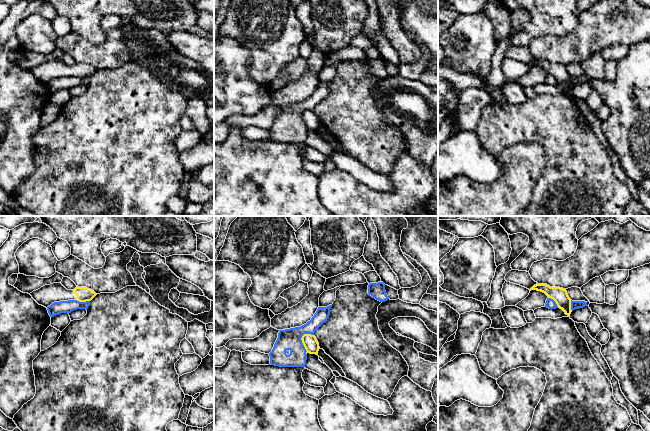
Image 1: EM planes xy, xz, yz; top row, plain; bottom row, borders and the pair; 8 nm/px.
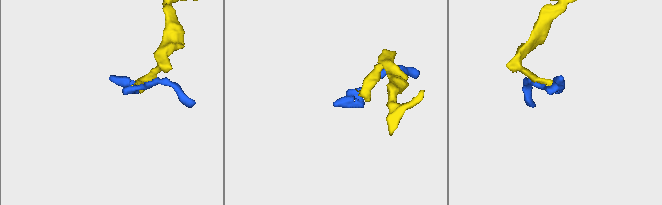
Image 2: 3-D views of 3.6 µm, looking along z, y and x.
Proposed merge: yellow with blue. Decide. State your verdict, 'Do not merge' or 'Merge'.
Do not merge

